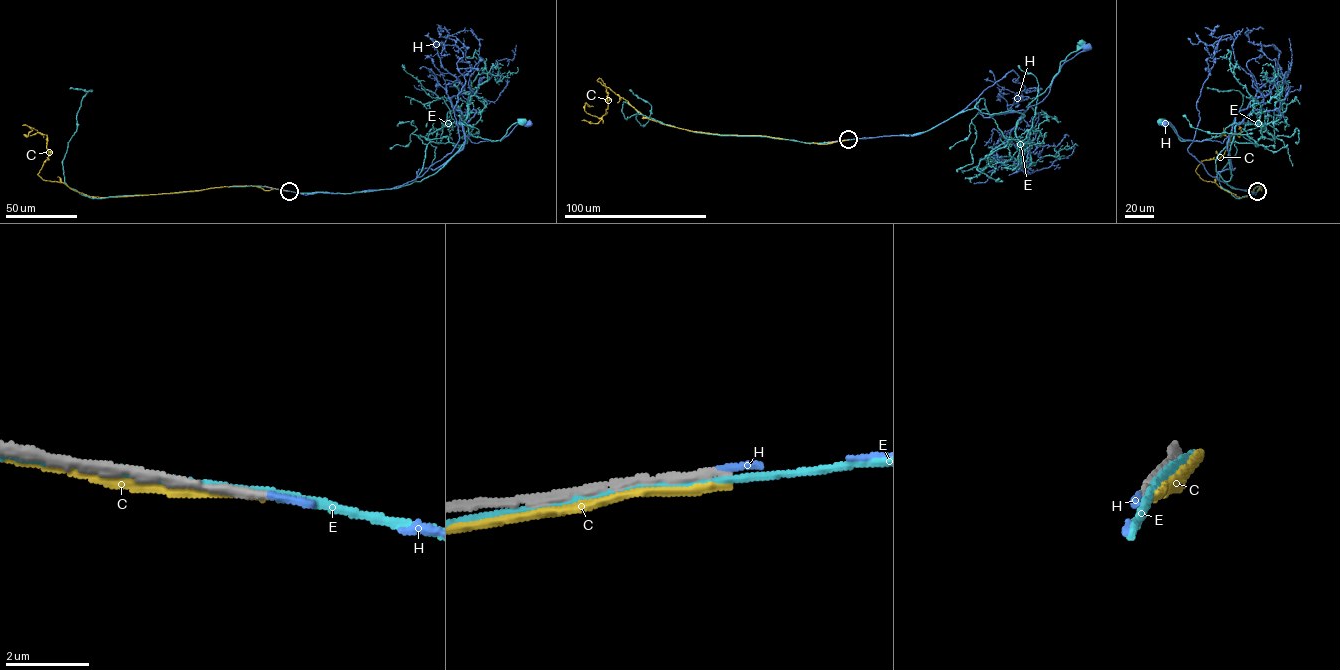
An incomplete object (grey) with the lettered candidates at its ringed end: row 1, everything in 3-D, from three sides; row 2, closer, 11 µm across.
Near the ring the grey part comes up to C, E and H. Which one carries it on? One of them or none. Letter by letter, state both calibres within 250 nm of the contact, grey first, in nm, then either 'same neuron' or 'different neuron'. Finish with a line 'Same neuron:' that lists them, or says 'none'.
C: calibres 180 and 200 nm; different neuron
E: calibres 180 and 190 nm; different neuron
H: calibres 200 and 160 nm; same neuron
Same neuron: H

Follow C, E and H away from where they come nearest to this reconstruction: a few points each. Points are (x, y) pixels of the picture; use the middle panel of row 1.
C: (845, 140), (808, 143), (664, 125), (645, 118), (600, 78), (606, 113), (584, 110), (586, 103), (593, 106)
E: (845, 140), (928, 131), (974, 108), (1014, 110), (1024, 116), (1019, 120), (1081, 43)
H: (848, 139), (917, 135), (976, 99), (984, 117), (1025, 111), (1049, 92), (1063, 64), (1087, 47)

